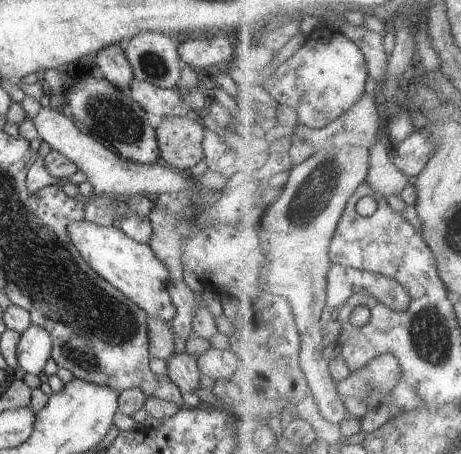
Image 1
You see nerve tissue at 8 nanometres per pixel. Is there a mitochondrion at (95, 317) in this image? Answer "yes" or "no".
yes

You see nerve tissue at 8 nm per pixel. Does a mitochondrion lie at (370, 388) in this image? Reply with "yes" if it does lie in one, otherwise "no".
yes

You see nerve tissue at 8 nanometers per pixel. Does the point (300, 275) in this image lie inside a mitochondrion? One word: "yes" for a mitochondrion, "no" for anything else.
no

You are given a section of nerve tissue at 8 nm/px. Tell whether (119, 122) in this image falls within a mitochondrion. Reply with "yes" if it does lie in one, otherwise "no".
yes

